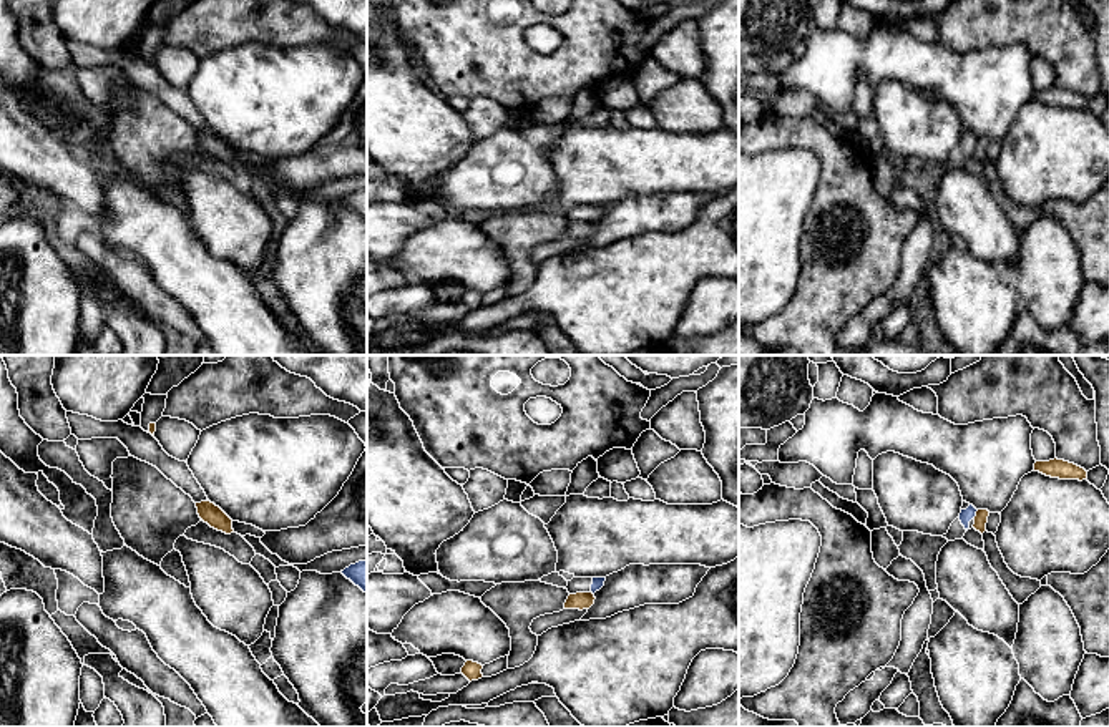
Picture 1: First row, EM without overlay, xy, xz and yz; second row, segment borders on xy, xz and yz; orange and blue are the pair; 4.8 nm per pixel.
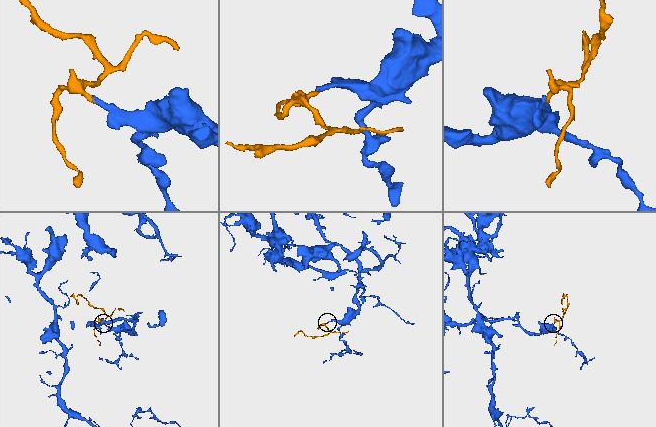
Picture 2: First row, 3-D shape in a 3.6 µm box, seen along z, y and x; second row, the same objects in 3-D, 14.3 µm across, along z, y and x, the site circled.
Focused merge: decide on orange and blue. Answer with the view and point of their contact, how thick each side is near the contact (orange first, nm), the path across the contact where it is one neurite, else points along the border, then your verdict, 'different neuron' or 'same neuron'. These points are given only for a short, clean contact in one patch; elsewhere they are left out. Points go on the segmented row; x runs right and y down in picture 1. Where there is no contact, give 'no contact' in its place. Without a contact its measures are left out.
yz (977, 515) | 60/70 nm | along yz (978, 510), (973, 518) | different neuron

